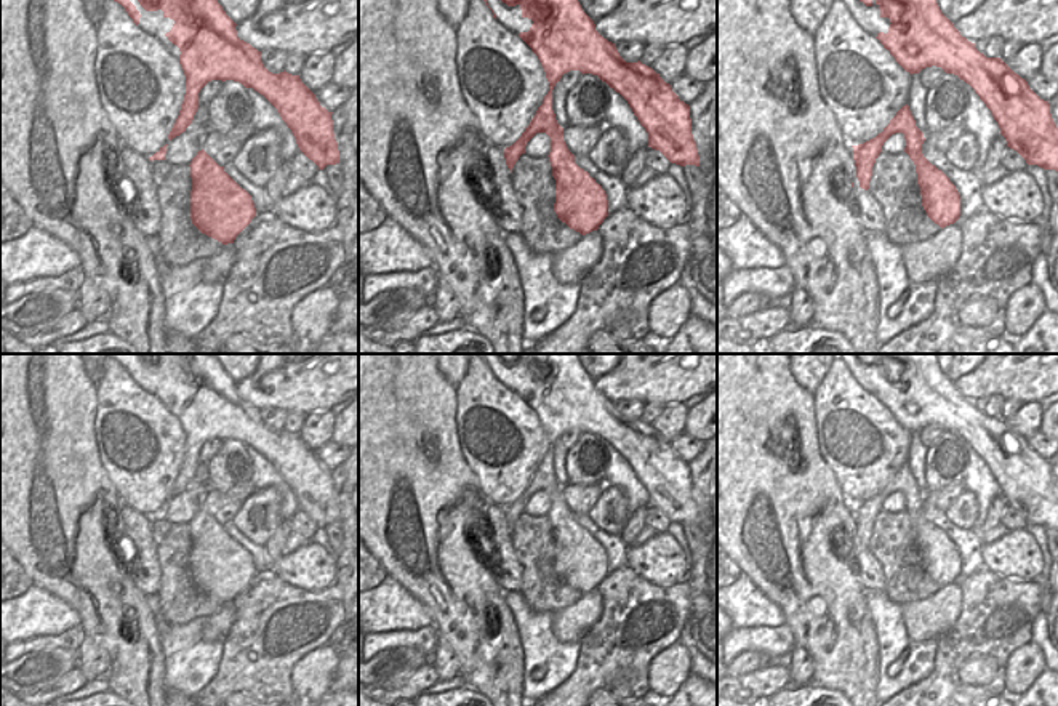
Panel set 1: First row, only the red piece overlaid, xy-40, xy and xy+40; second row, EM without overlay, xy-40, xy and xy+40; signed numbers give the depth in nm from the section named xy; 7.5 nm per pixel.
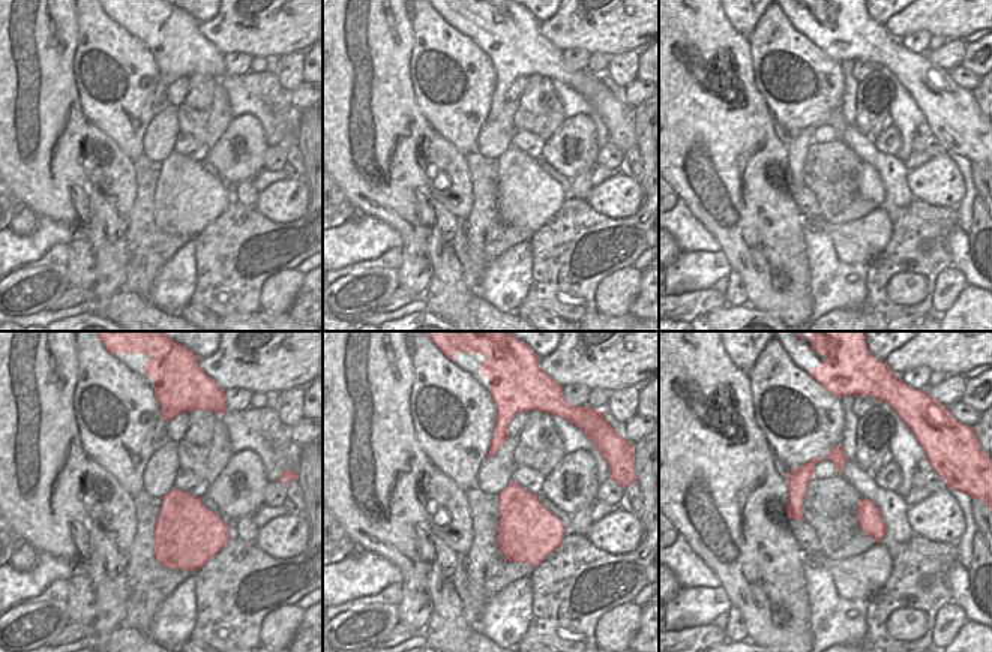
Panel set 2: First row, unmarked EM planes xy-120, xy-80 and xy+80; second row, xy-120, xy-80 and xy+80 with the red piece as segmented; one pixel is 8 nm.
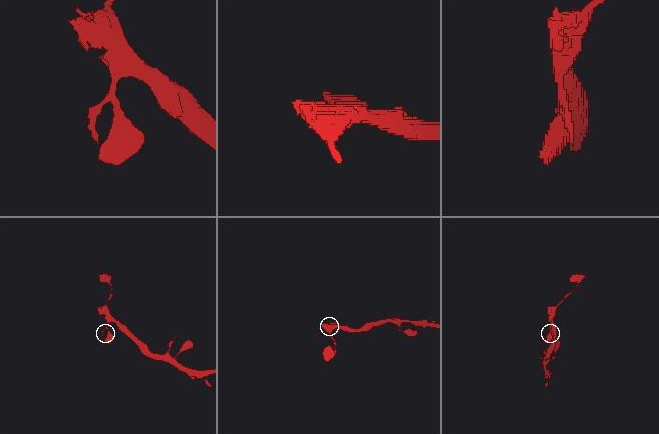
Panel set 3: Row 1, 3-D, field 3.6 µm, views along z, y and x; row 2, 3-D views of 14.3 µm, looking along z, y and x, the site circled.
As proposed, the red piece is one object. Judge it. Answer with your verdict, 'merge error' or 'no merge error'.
no merge error

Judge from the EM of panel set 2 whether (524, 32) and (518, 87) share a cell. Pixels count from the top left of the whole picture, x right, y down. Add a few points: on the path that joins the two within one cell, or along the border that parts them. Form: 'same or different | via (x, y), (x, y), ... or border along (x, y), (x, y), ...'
different | border along (527, 75), (520, 75), (512, 83), (508, 101)

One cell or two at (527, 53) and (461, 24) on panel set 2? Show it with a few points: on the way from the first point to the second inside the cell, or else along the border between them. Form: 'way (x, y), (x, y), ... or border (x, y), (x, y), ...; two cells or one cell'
way (511, 38), (499, 26), (477, 24); one cell

